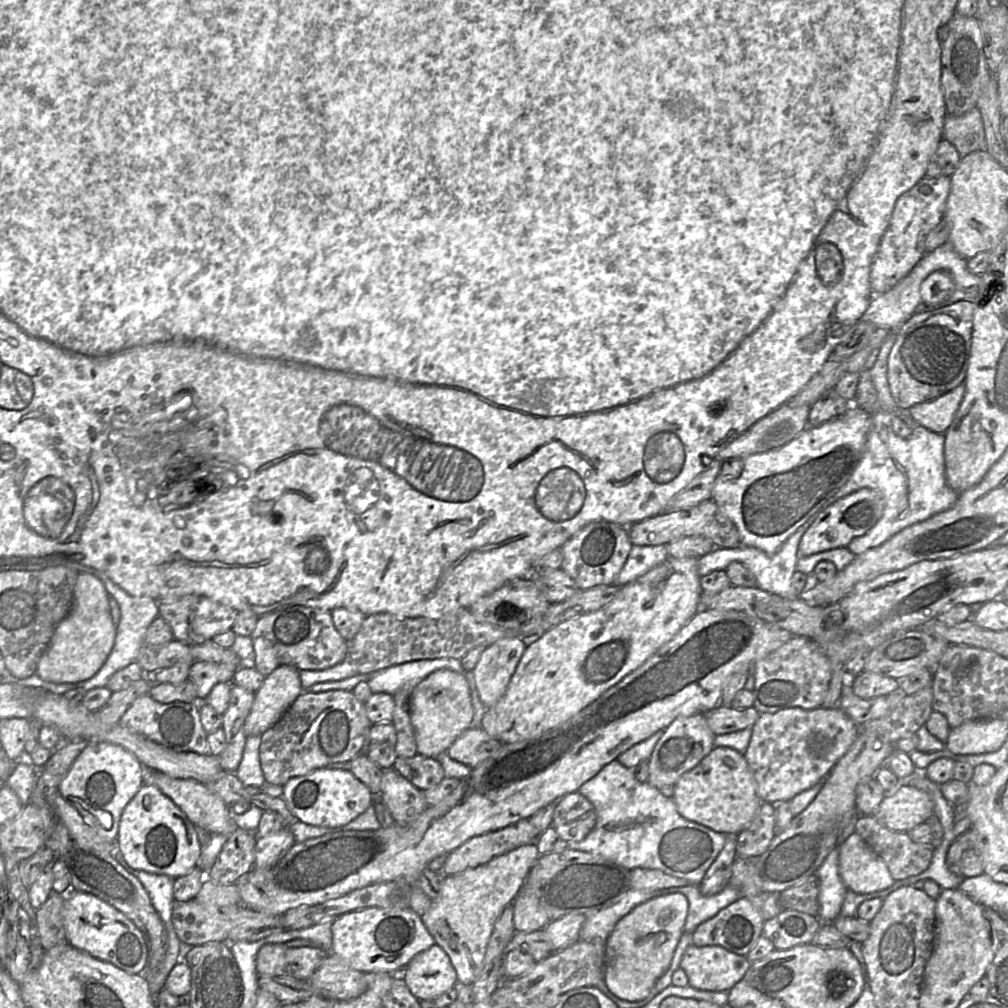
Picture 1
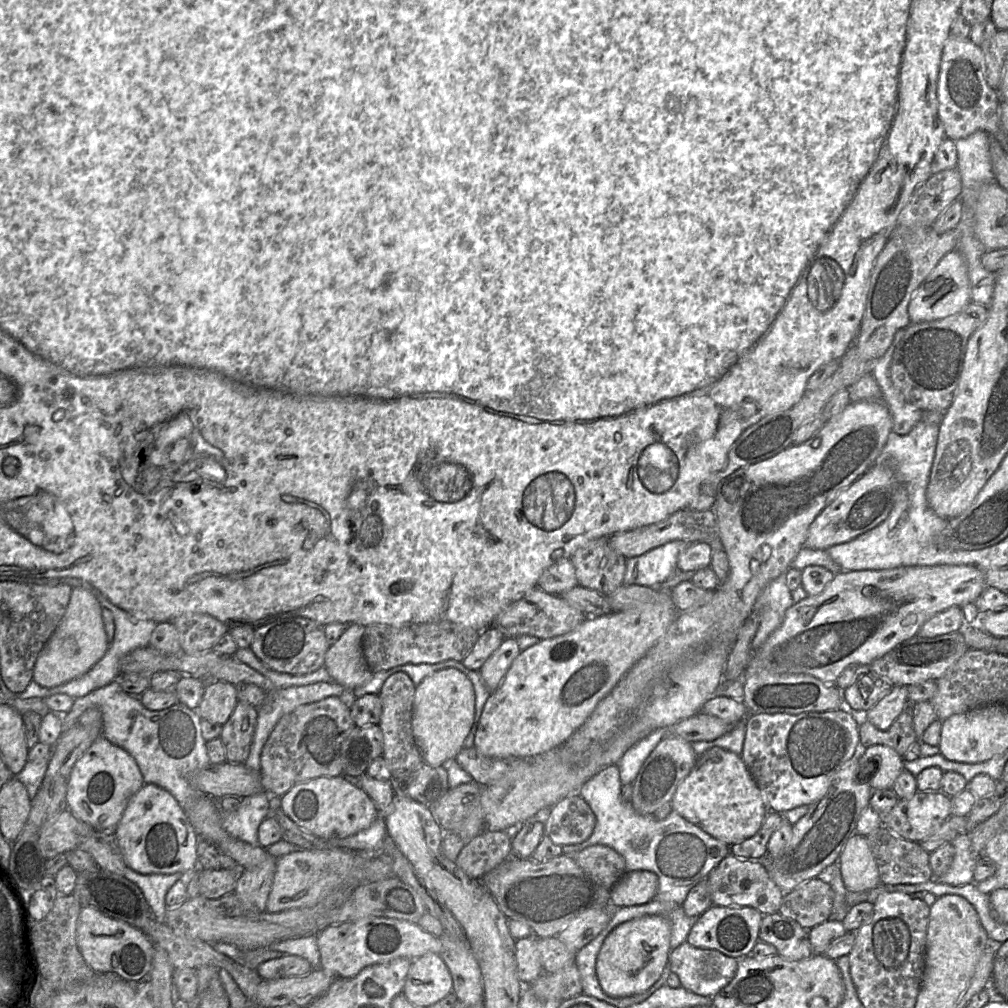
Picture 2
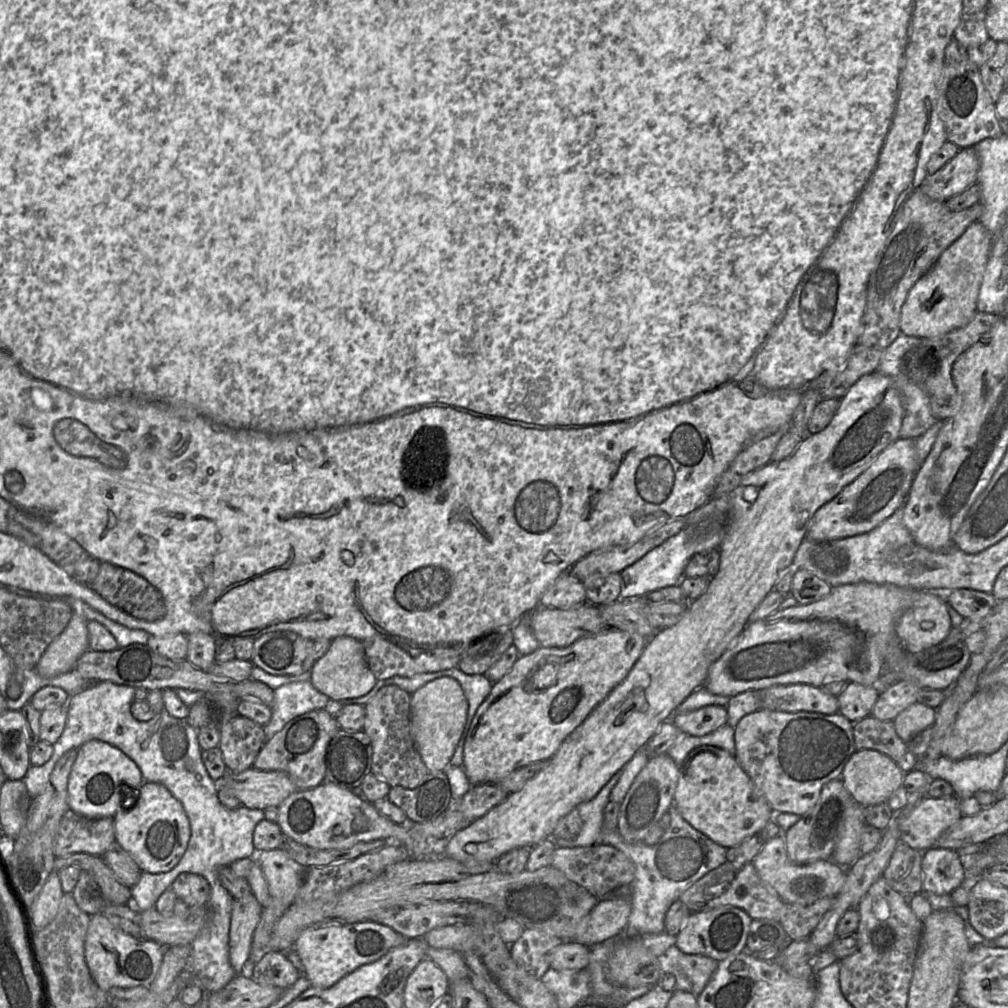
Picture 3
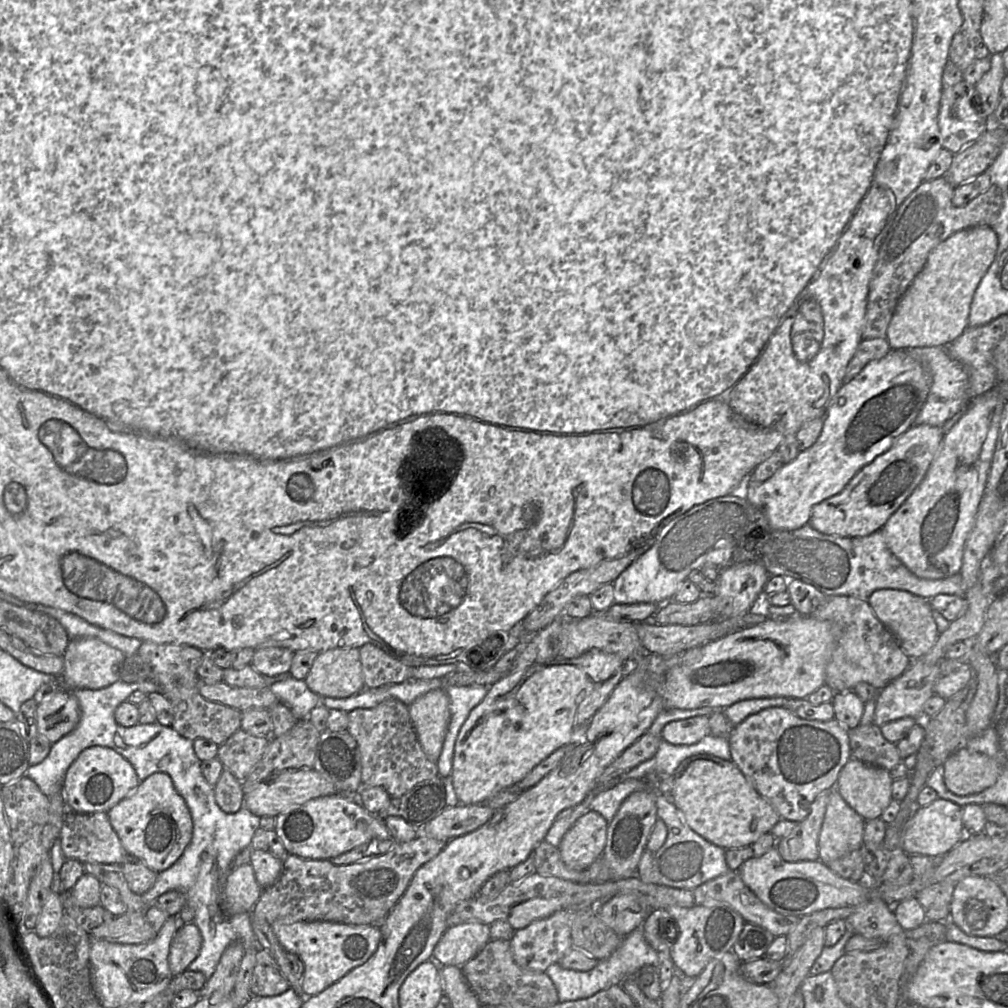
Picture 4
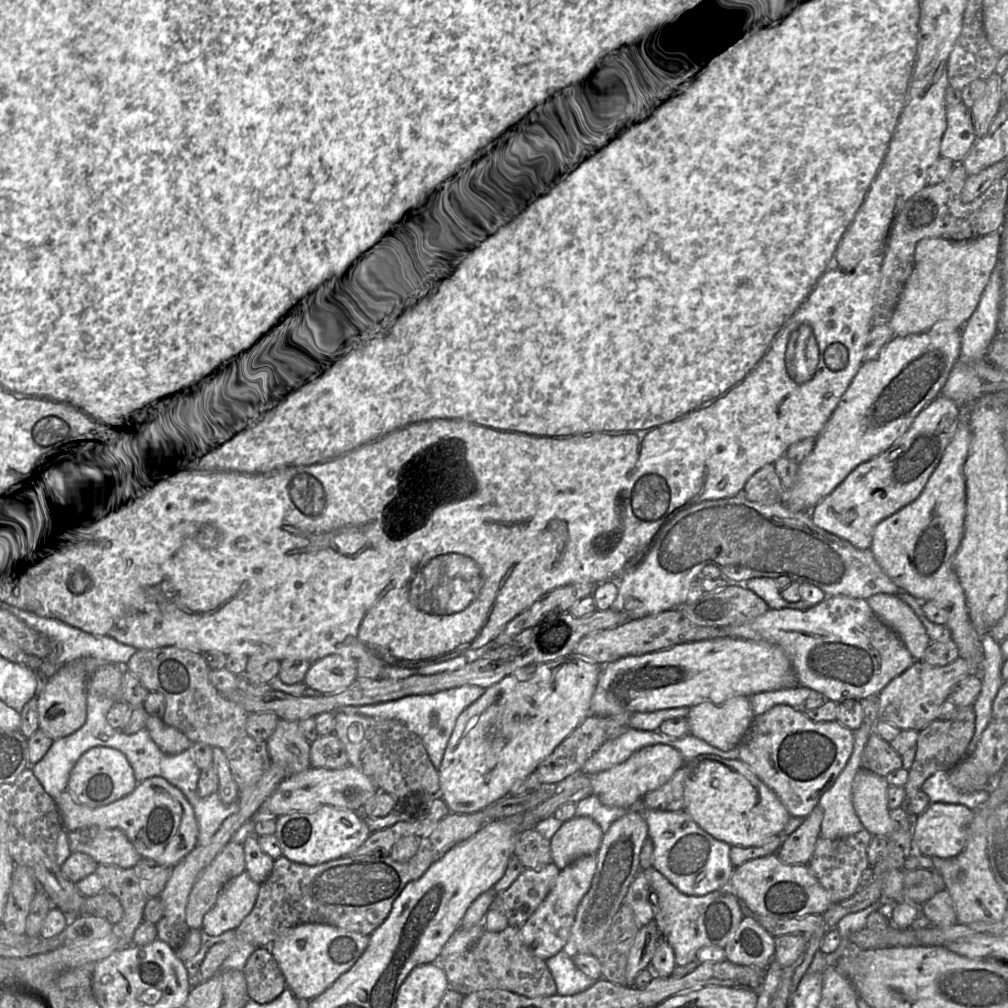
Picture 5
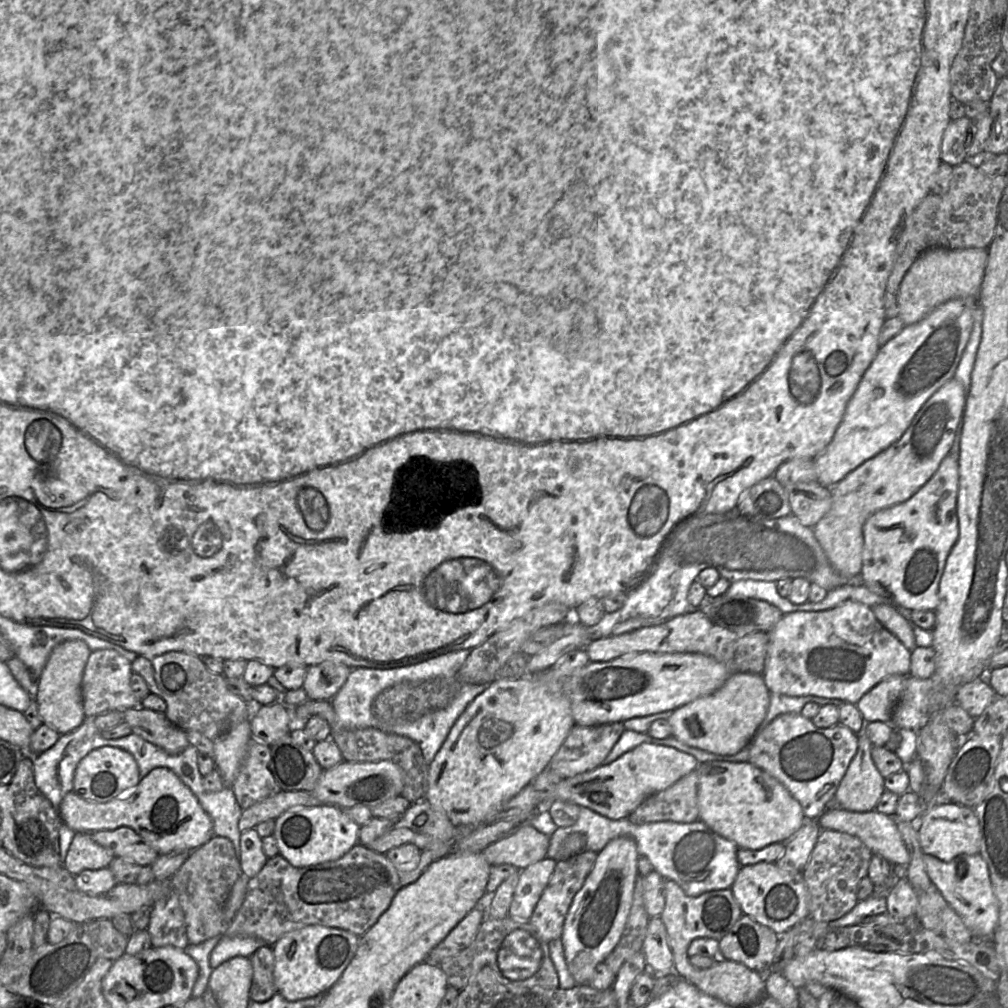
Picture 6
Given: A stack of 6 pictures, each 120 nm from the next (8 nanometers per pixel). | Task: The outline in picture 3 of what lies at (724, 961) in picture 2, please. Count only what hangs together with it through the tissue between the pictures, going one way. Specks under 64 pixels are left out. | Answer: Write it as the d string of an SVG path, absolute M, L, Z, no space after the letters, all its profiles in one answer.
M675 945L657 957L662 974L671 974L676 981L675 989L698 996L717 970L719 961L703 955L685 954Z

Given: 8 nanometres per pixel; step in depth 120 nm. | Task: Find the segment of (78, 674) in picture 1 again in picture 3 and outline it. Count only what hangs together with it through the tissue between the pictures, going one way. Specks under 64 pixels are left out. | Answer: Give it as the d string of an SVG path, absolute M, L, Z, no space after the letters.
M73 612L64 631L47 647L35 669L45 678L52 678L74 669L78 659L89 650L88 621Z

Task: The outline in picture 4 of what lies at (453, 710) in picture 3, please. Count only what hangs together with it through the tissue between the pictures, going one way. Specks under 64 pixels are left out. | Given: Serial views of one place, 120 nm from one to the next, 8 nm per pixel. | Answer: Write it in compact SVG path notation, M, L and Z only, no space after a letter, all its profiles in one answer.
M433 689L416 698L408 707L424 753L431 761L436 762L450 722L448 695L443 689Z

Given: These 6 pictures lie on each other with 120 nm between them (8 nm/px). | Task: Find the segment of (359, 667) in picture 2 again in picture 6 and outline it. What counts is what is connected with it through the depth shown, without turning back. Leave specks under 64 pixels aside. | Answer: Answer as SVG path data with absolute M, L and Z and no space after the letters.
M332 661L307 667L302 688L307 699L329 701L346 682L352 668Z

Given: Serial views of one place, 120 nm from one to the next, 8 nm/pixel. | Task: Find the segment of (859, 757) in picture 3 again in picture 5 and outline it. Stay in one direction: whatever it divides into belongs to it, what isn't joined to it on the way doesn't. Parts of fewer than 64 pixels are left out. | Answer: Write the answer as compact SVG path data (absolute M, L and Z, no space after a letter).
M862 766L853 779L853 806L864 829L872 836L889 836L894 832L888 807L889 787L886 777Z

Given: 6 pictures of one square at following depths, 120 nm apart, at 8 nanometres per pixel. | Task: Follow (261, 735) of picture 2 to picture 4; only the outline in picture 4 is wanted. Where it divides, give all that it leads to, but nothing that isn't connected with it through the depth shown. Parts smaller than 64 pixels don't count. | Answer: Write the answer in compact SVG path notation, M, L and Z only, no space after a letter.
M289 676L274 682L269 688L298 720L307 718L311 710L321 704L321 697L312 692L304 680Z

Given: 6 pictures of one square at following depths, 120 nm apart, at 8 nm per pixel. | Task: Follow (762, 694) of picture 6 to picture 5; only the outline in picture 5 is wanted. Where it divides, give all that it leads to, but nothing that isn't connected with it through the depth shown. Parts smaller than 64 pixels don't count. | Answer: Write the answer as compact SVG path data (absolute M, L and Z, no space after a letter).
M735 696L719 705L705 702L693 706L686 718L689 734L722 751L730 751L738 746L754 717L749 697Z

